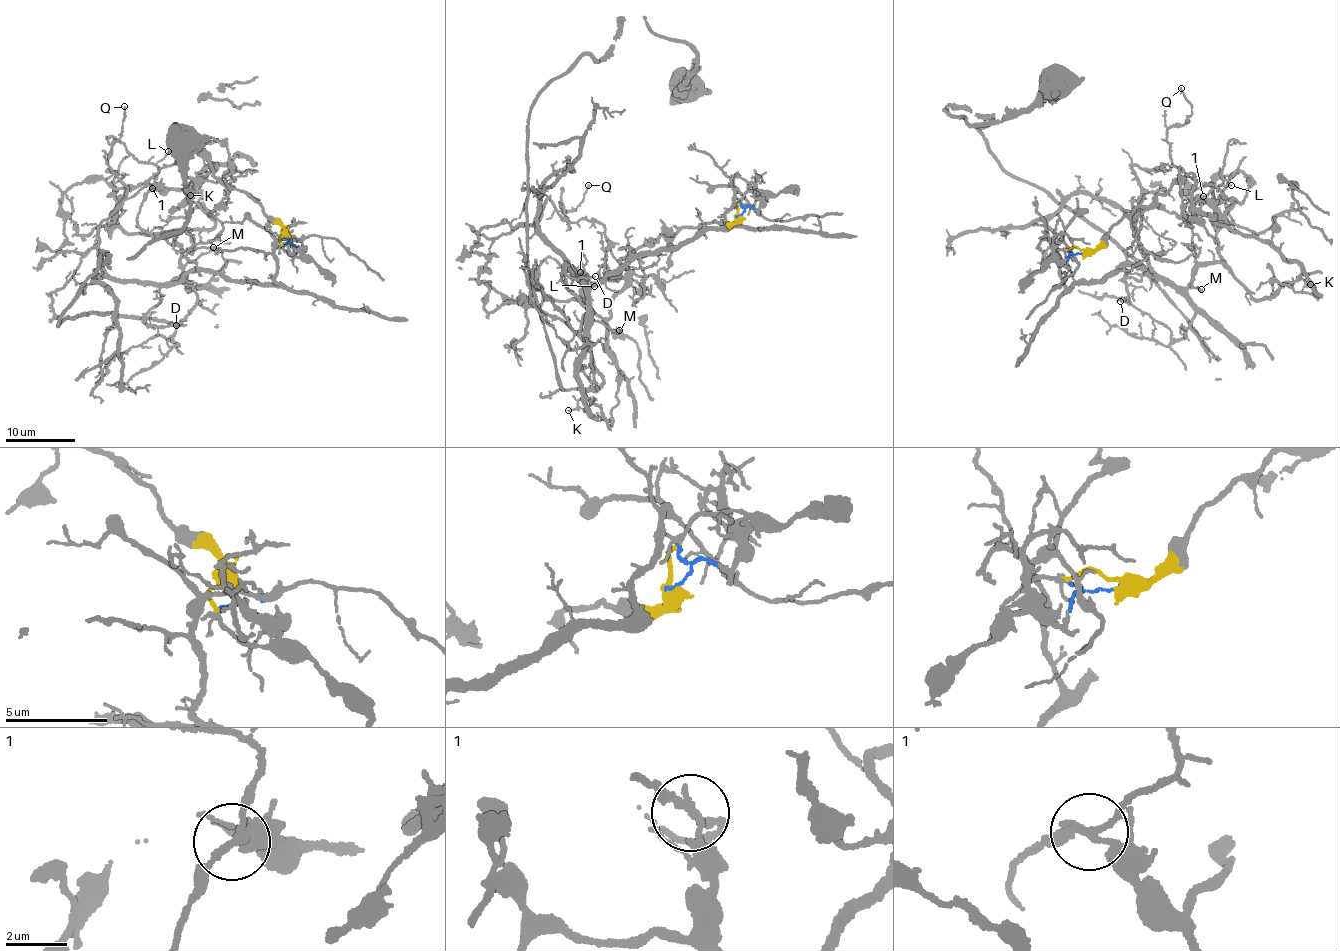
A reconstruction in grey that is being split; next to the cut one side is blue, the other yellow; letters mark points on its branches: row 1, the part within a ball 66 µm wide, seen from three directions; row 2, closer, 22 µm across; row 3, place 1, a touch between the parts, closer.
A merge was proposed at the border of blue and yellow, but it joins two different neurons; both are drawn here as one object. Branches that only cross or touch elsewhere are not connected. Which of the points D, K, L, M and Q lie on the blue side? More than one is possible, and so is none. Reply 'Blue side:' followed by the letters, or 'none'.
Blue side: D, K, L, M, Q

